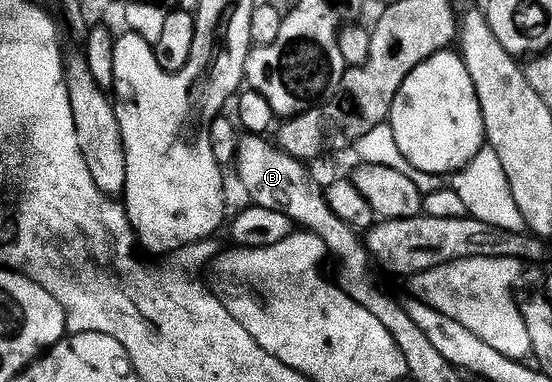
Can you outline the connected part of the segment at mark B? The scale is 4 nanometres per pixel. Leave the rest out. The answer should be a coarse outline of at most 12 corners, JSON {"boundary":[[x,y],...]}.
{"boundary":[[259,133],[234,169],[251,203],[322,238],[356,284],[374,260],[303,161]]}

